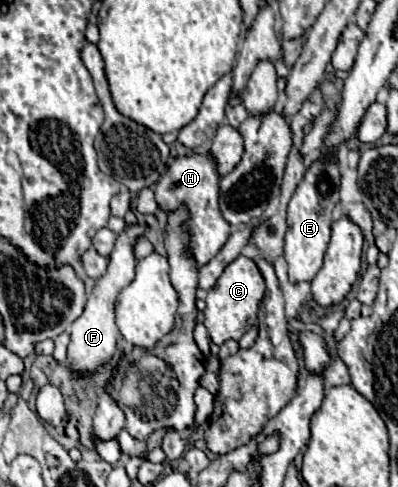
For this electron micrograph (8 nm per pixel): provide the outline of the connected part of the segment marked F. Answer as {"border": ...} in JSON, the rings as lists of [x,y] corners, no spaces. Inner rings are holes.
{"border":[[[134,223],[126,225],[124,231],[116,239],[116,247],[112,255],[108,257],[108,269],[106,273],[96,281],[92,293],[88,295],[88,303],[84,307],[84,313],[74,321],[72,331],[70,331],[70,345],[68,345],[68,363],[74,371],[84,373],[84,371],[94,371],[106,361],[116,351],[116,339],[120,335],[118,325],[114,321],[114,301],[120,289],[128,287],[134,281],[134,265],[136,265],[136,255],[134,255],[134,245],[146,237],[146,223]]]}

